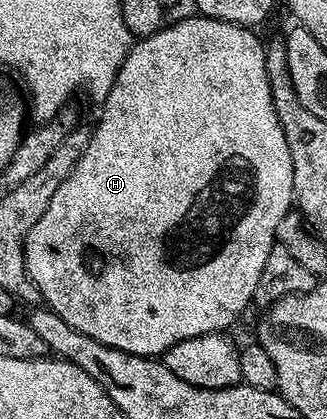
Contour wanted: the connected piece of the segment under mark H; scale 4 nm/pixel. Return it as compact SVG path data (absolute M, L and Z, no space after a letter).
M194 17L183 18L180 22L173 23L172 26L171 23L164 25L163 29L158 30L155 34L150 34L147 38L138 39L132 45L131 51L125 56L125 60L117 72L117 80L113 84L109 96L101 104L100 110L103 111L99 114L99 123L94 123L89 148L85 148L85 152L81 152L81 160L77 160L73 172L69 172L65 184L61 184L61 188L57 188L57 192L53 192L53 200L49 200L49 208L45 208L45 216L41 216L41 220L37 220L37 224L33 224L33 228L23 240L23 259L27 265L27 275L41 292L47 309L57 312L57 316L61 316L61 320L65 320L65 324L69 324L69 328L83 332L85 336L91 336L93 340L99 340L101 344L105 344L109 348L117 348L121 352L129 352L133 356L141 356L142 358L162 356L173 344L181 344L181 340L189 340L193 336L205 336L206 334L226 331L228 329L226 326L233 325L246 312L247 305L249 307L252 305L257 280L261 280L261 268L265 268L265 260L269 260L269 252L277 244L275 236L277 224L281 224L283 217L293 209L295 197L293 156L289 156L289 144L285 144L285 132L281 132L281 120L277 120L277 108L273 108L273 92L269 92L269 76L265 68L267 51L264 43L262 41L259 43L254 29L216 18Z

